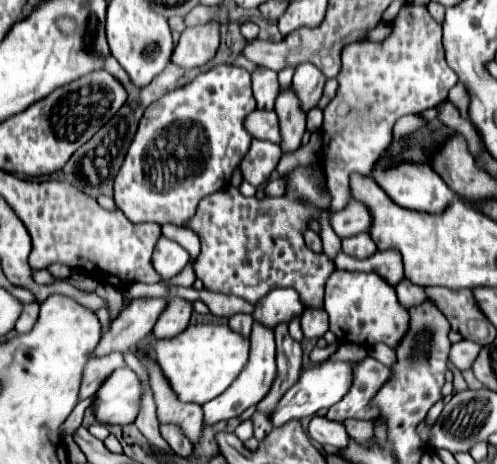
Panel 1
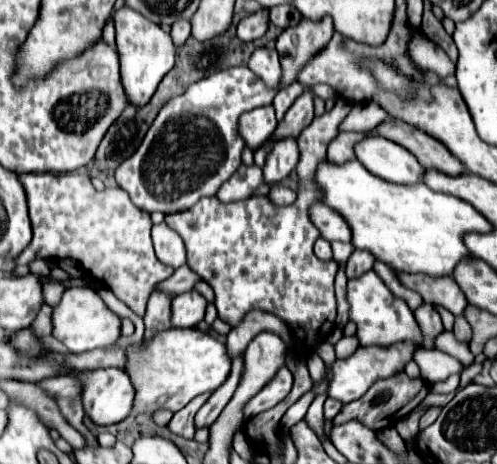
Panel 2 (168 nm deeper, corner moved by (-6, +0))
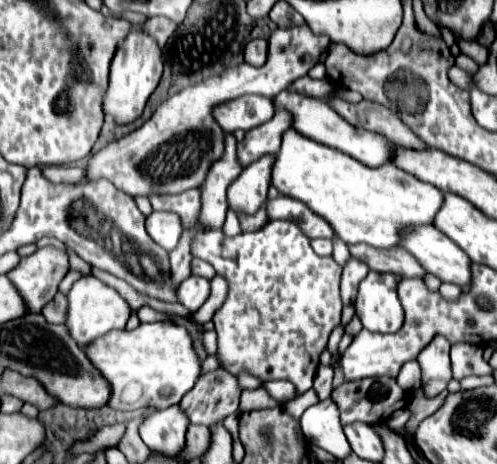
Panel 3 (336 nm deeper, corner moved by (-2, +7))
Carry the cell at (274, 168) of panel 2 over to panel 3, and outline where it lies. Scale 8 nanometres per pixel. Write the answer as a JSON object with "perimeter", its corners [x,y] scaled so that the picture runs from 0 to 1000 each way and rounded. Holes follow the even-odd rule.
{"perimeter":[[[531,332],[503,358],[459,405],[459,440],[471,457],[515,457],[531,435],[547,388],[547,358],[555,349],[551,332]]]}

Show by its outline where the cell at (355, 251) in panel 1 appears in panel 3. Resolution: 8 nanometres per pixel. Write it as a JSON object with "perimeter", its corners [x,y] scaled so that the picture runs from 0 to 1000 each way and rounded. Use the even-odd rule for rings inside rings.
{"perimeter":[[[712,552],[692,569],[688,616],[684,616],[688,651],[692,651],[692,655],[708,655],[708,651],[712,651],[712,638],[716,638],[720,612],[724,612],[724,603],[736,599],[740,582],[744,582],[744,578],[740,578],[728,560],[720,560],[720,556],[712,556]]]}

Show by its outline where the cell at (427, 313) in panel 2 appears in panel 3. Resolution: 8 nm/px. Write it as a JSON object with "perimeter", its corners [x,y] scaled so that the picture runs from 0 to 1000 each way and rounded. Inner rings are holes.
{"perimeter":[[[873,724],[869,737],[841,763],[849,793],[849,832],[857,853],[881,853],[909,819],[905,802],[905,737],[893,724]]]}

